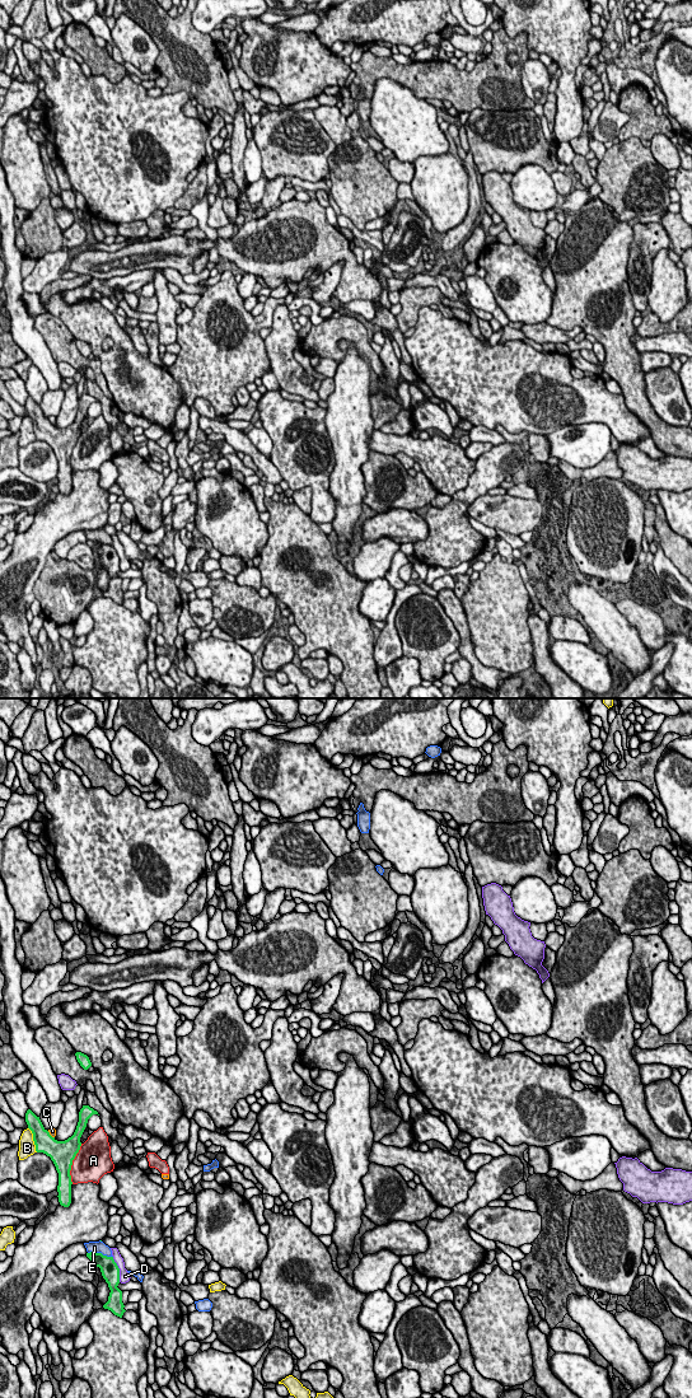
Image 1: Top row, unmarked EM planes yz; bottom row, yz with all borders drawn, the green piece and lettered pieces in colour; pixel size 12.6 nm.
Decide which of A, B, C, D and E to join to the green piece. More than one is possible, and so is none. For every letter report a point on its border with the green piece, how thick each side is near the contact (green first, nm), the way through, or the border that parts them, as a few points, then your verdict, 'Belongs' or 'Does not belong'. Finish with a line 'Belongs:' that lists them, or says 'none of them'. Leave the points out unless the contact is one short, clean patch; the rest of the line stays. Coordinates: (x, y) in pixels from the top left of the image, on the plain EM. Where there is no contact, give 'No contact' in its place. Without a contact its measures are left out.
A: Touches green at yz (71, 452). Thickness 320 nm (green) against 440 nm. Does not belong
B: Touches green at yz (33, 428). Thickness 240 nm (green) against 220 nm. Does not belong
C: Touches green at yz (50, 422). Thickness 280 nm (green) against 90 nm. Does not belong
D: Touches green at yz (118, 557). Thickness 240 nm (green) against 130 nm. Does not belong
E: Touches green at yz (101, 541). Thickness 240 nm (green) against 160 nm. Boundary: yz (88, 539), (101, 539), (112, 545). Does not belong
Belongs: none of them

